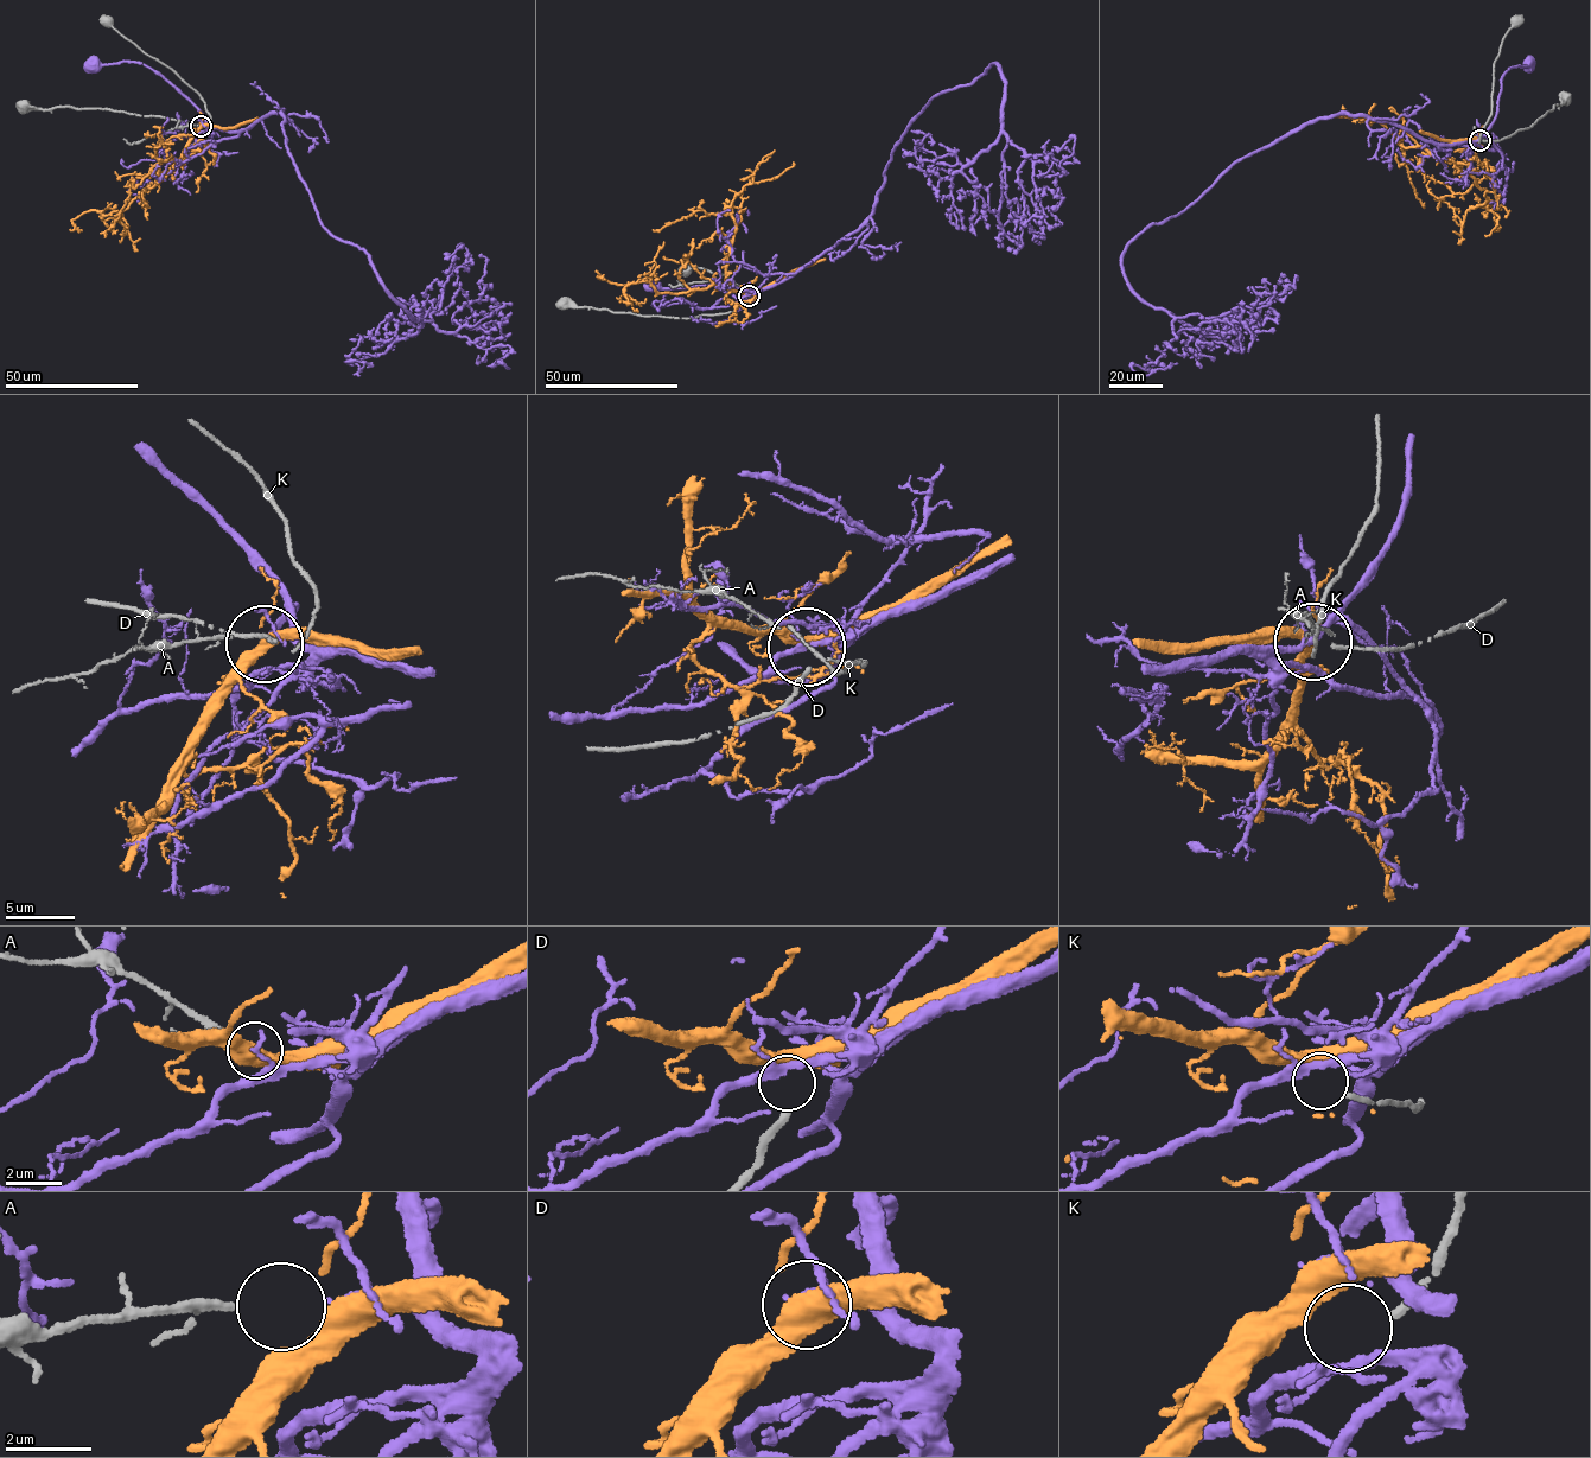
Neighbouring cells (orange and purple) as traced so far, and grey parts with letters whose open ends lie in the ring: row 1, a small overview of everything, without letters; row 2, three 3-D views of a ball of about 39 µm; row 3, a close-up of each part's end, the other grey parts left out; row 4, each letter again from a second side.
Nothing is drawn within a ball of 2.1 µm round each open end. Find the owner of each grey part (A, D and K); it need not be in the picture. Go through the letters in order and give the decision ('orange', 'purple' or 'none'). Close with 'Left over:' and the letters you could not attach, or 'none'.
A: none
D: orange
K: none
Left over: A, K

